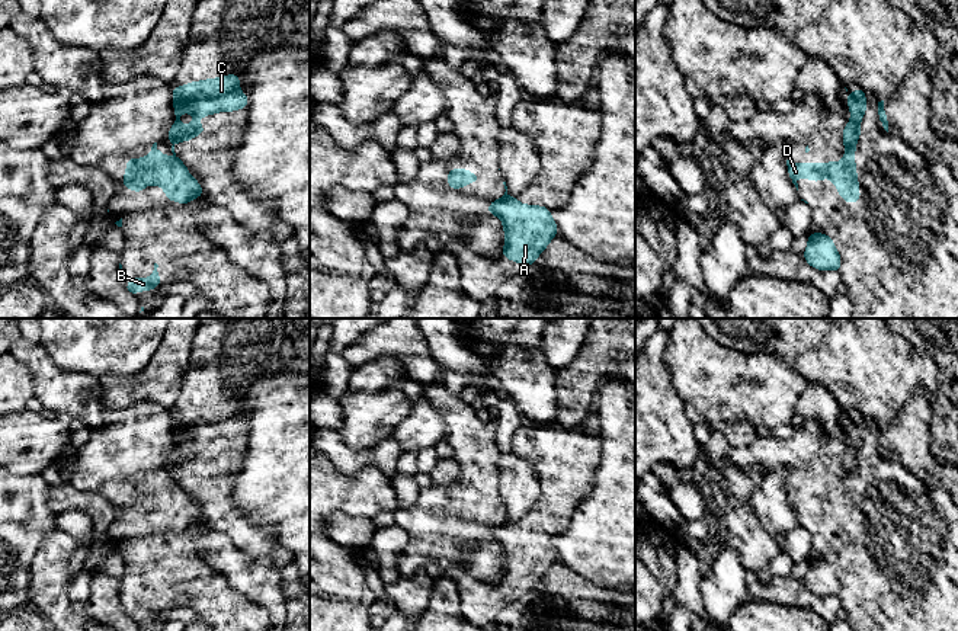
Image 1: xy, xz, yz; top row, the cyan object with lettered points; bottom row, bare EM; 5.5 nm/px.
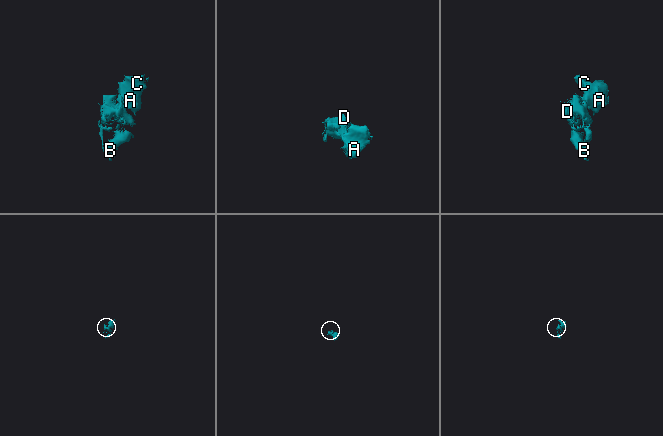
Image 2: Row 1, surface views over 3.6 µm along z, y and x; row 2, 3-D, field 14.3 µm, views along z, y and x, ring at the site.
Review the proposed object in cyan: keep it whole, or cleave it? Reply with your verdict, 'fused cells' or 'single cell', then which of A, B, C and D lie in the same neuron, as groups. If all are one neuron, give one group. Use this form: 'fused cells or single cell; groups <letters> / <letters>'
fused cells; groups A C / B D

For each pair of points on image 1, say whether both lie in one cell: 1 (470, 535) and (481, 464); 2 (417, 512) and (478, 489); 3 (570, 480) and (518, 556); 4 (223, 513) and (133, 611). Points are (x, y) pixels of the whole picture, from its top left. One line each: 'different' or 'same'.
1: same
2: same
3: same
4: different

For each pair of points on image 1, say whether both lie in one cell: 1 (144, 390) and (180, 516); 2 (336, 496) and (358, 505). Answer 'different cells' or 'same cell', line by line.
1: different cells
2: same cell

